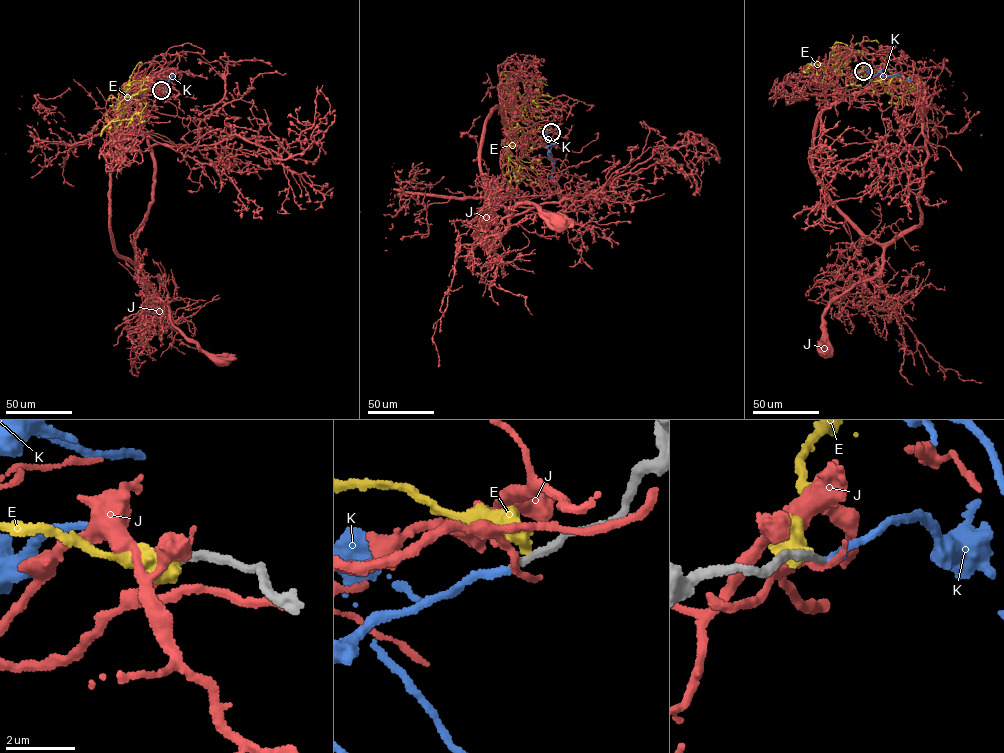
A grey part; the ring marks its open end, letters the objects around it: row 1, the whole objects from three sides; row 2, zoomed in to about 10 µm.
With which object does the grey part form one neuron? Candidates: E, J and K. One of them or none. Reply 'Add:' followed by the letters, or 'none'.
Add: K

